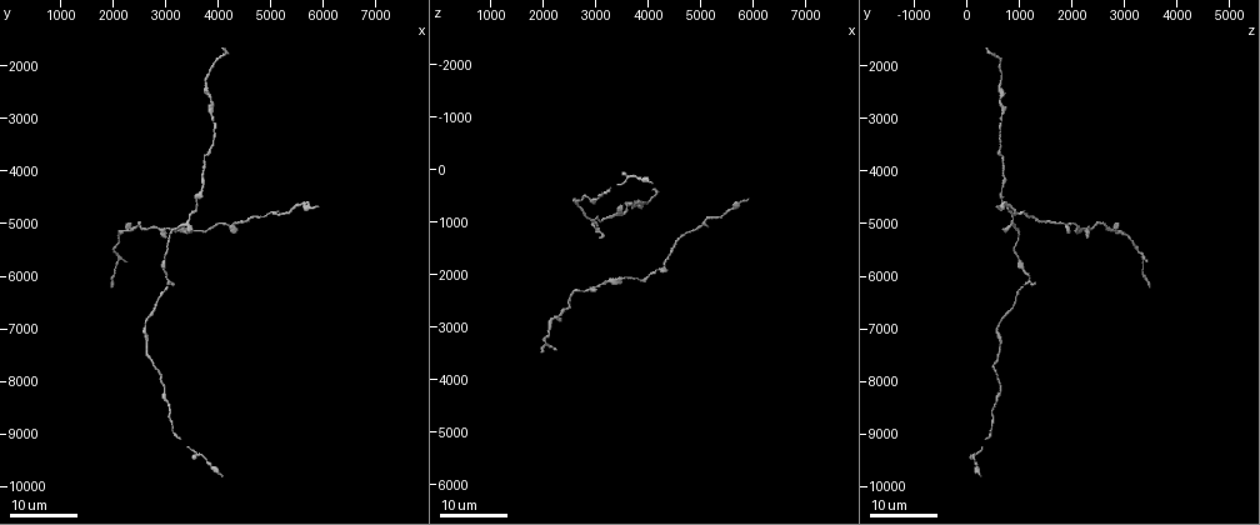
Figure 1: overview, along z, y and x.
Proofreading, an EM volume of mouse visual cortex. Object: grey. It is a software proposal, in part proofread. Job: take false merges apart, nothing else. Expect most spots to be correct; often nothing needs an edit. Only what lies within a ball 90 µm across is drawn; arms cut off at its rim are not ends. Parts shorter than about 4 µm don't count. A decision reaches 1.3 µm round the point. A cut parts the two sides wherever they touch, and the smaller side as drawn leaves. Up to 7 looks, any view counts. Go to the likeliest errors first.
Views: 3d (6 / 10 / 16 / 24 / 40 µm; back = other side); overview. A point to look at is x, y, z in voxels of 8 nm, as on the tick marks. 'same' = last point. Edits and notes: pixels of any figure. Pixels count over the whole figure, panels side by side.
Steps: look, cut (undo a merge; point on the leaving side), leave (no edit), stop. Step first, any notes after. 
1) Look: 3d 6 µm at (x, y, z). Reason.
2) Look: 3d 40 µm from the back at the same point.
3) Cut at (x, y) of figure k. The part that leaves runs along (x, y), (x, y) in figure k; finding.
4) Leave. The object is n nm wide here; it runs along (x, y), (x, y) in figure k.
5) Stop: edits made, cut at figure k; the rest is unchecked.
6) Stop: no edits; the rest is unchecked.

Look: 3d 16 µm at (4550, 4950, 1350).

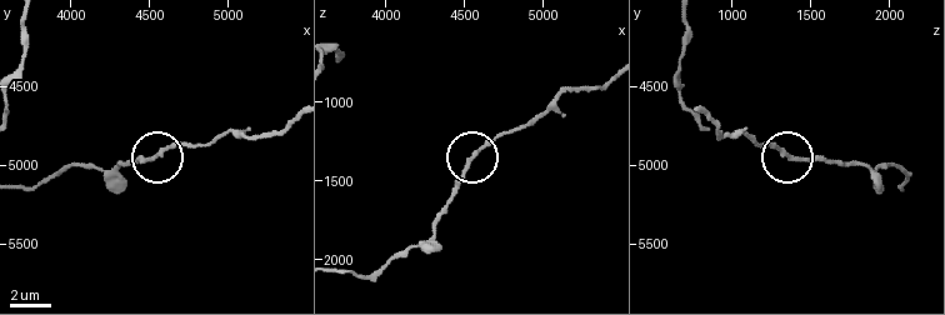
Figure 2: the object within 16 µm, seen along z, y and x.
Look: 3d 6 µm at (4540, 4940, 1380). Closer look.

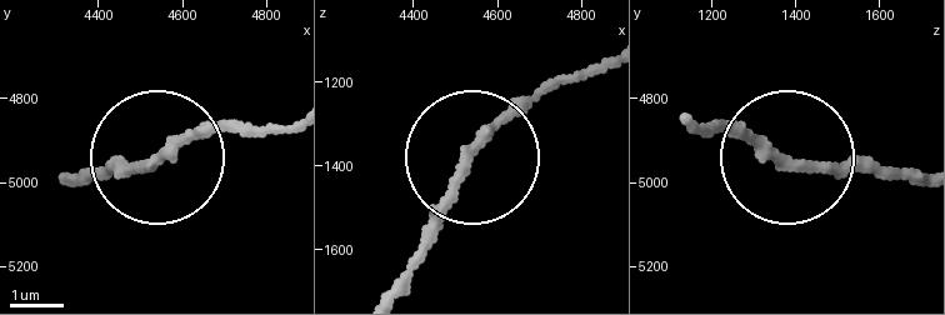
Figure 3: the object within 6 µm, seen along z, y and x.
Leave. The object is 200 nm wide here; continuous, no second neuron.

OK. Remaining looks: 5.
Look: 3d 16 µm at (3600, 4750, 850).

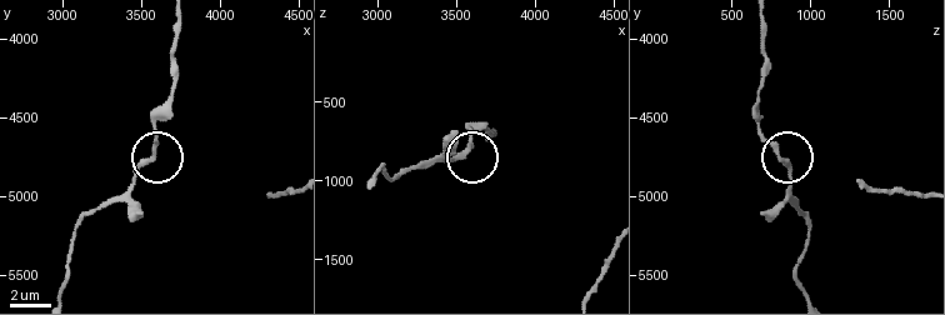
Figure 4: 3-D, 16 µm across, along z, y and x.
Look: 3d 6 µm at (3540, 4780, 840).

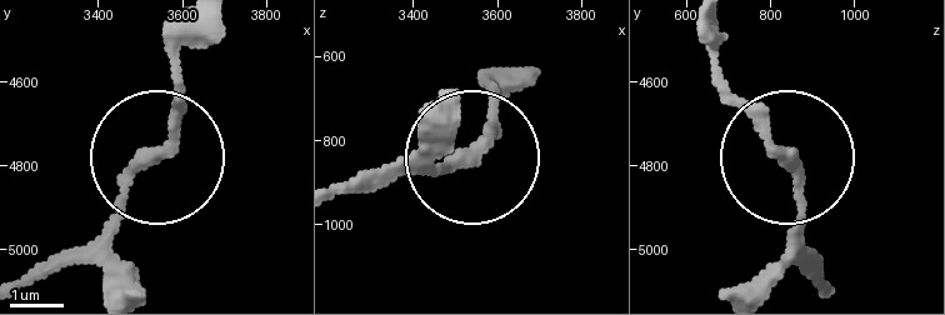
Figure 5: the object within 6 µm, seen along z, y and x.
Leave. It runs along (811, 260), (794, 166), (709, 50) in figure 5; continuous, no second neuron.

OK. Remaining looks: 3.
Look: 3d 16 µm at (3750, 2350, 650). Sudden change in width.

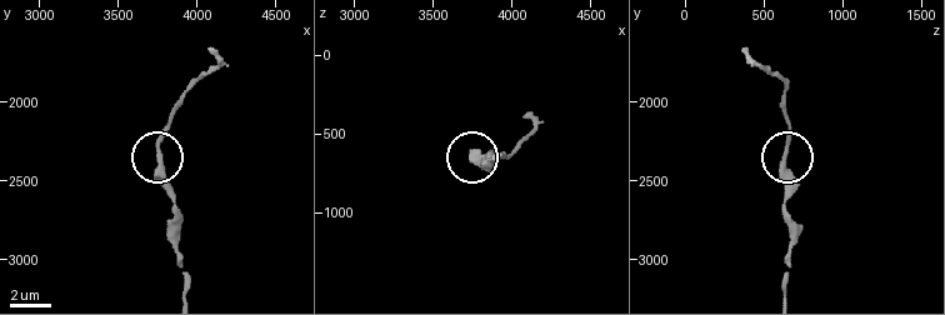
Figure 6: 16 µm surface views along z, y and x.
Look: 3d 6 µm at (3780, 2300, 640).

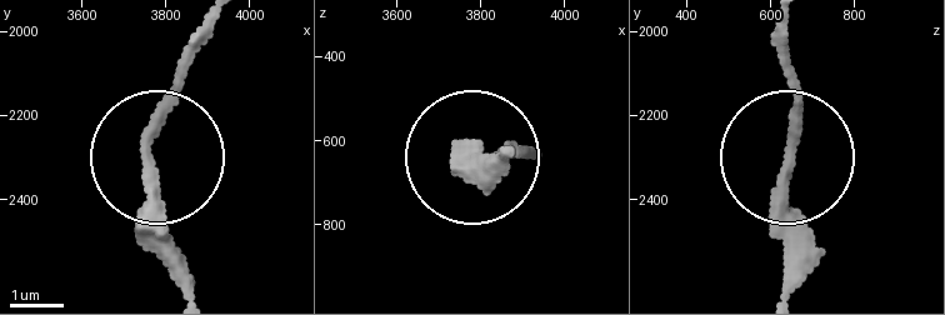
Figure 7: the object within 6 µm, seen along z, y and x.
Leave. The object is 230 nm wide here; it runs along (788, 294), (788, 25) in figure 7; continuous, no second neuron.

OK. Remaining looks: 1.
Stop: no edits; the rest is unchecked.

